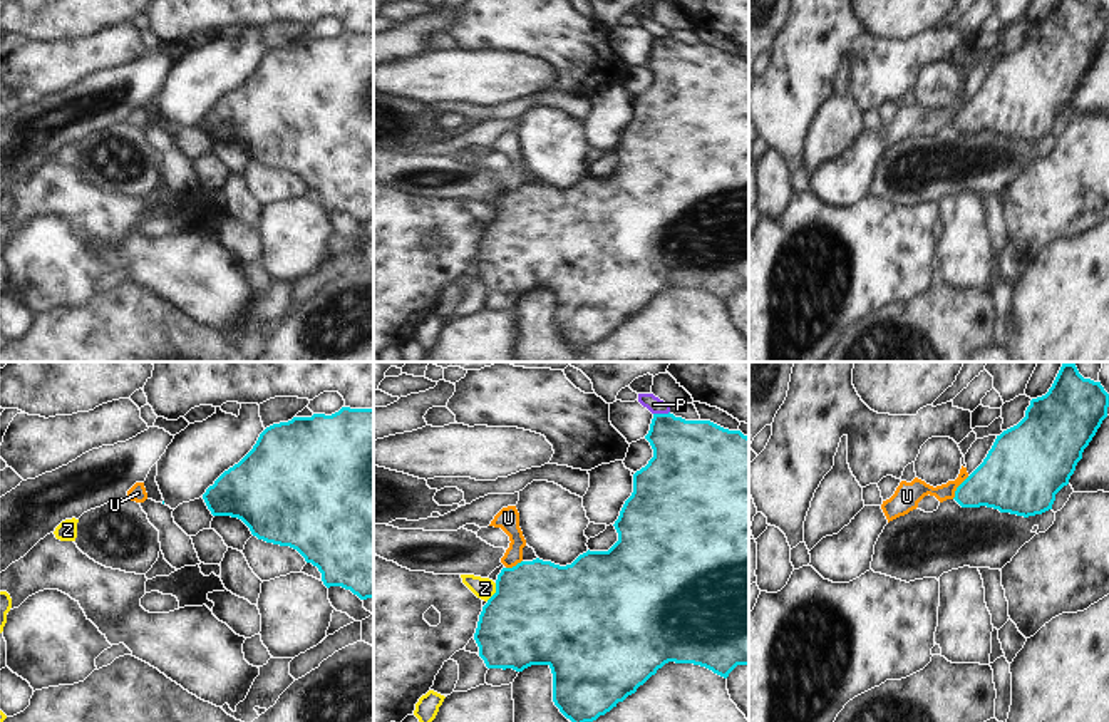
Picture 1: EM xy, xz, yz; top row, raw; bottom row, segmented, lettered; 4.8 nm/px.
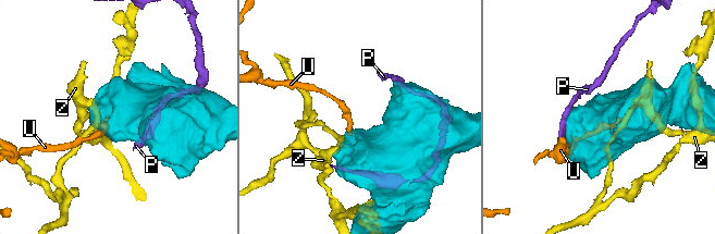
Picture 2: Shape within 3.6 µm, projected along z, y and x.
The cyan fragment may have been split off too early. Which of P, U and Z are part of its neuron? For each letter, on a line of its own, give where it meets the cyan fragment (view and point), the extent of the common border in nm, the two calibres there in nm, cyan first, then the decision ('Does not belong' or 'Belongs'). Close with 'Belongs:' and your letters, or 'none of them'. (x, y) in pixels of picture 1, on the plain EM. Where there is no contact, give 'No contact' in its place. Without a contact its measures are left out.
P: Touches cyan at xz (660, 39). Shared border 80 nm. Thickness 360 nm (cyan) against 80 nm. Does not belong
U: Touches cyan at yz (957, 113). Shared border 140 nm. Thickness 300 nm (cyan) against 130 nm. Does not belong
Z: Touches cyan at xz (496, 216). Shared border 100 nm. Thickness 500 nm (cyan) against 100 nm. Does not belong
Belongs: none of them

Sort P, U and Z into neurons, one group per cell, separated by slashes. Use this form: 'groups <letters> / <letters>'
groups P / U / Z

